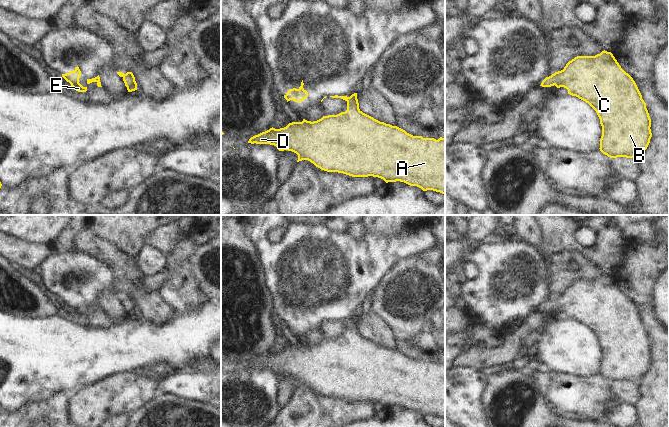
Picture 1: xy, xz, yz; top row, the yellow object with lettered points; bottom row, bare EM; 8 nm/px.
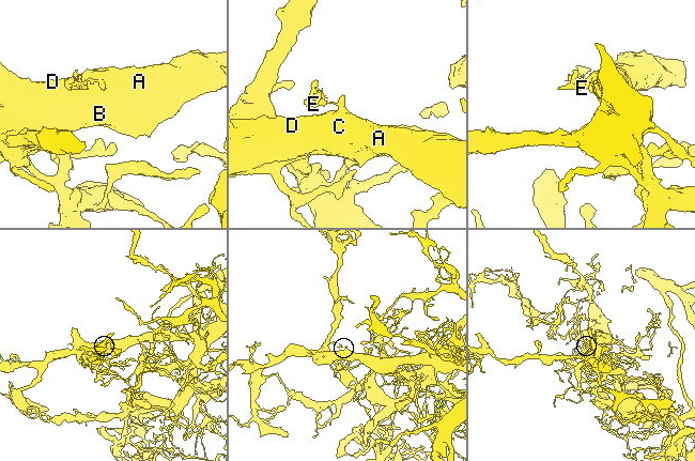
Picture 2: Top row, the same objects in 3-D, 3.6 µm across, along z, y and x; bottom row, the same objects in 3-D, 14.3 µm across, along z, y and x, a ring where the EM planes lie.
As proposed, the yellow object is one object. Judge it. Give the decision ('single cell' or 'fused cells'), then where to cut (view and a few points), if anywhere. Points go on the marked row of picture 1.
fused cells; cut in xz along (349, 97), (347, 101)

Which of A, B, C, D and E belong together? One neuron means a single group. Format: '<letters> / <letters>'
A B C D / E

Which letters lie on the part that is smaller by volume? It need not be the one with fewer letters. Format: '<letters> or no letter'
E

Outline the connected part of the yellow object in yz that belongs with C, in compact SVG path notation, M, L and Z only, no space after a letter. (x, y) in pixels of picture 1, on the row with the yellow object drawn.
M604 50L595 56L577 56L563 70L546 77L540 86L554 85L566 88L568 94L585 101L596 111L602 126L599 149L603 154L610 158L640 160L652 137L651 119L635 81L621 68L611 52Z

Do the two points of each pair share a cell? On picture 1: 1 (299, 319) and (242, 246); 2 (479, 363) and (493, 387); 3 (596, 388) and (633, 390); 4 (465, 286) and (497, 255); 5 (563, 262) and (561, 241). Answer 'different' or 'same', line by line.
1: different
2: different
3: different
4: same
5: different

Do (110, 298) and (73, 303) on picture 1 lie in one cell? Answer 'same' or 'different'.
different

